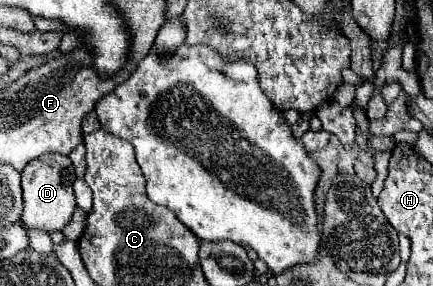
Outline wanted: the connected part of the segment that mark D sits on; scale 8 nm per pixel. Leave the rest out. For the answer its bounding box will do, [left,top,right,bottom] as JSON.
[22,154,76,232]

